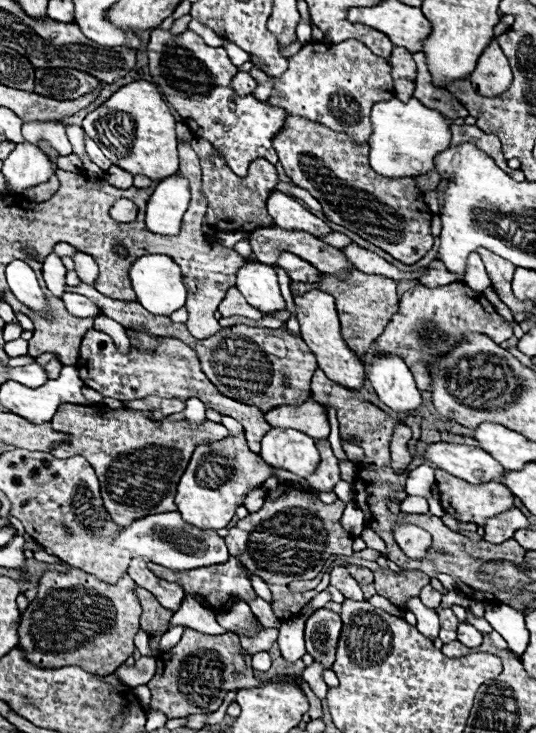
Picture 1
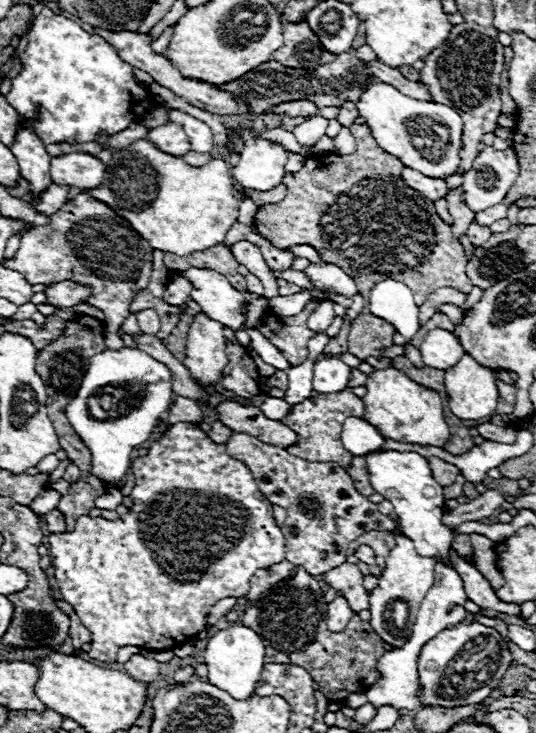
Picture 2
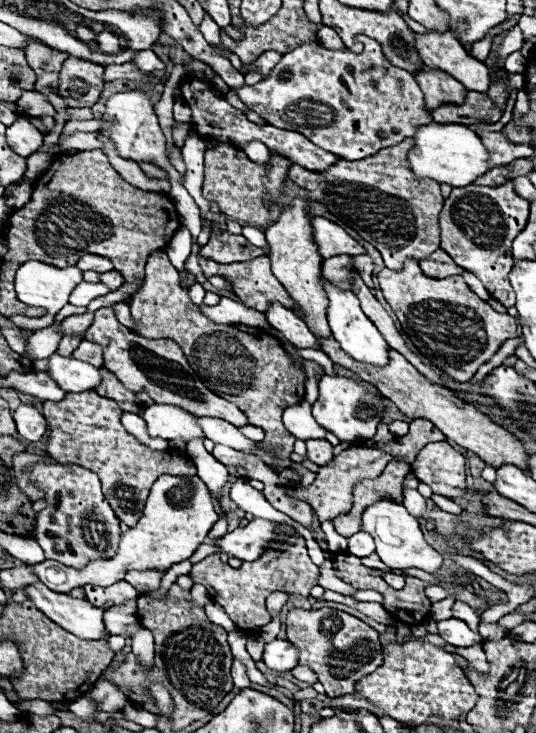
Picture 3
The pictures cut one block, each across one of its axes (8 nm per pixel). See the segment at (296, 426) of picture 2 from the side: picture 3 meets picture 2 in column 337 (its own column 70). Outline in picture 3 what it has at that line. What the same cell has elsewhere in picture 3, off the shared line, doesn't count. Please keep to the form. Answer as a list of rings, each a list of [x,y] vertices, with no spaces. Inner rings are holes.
[[[95,390],[66,394],[66,398],[60,402],[44,402],[42,412],[50,428],[48,450],[46,450],[48,456],[58,462],[80,464],[96,472],[100,476],[106,500],[110,502],[116,516],[128,526],[136,526],[136,522],[140,520],[152,482],[156,482],[158,476],[196,474],[196,466],[190,462],[190,458],[184,452],[174,448],[160,452],[140,444],[120,424],[120,416],[122,416],[120,406],[110,398],[100,398]]]

